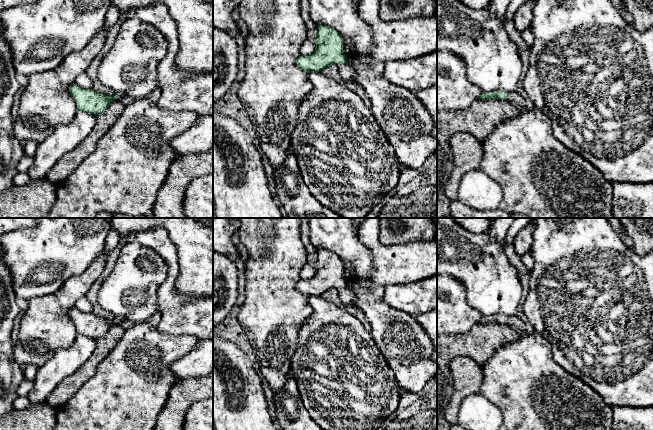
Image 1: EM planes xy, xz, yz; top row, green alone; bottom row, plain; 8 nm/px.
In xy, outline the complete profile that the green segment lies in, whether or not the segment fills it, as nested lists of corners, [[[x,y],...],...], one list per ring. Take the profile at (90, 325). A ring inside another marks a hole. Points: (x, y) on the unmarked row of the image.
[[[74,308],[69,312],[78,334],[88,336],[93,339],[103,337],[113,324],[125,325],[127,321],[123,317],[114,317],[113,320],[107,320],[102,317],[98,317],[93,313],[83,313],[80,310]]]

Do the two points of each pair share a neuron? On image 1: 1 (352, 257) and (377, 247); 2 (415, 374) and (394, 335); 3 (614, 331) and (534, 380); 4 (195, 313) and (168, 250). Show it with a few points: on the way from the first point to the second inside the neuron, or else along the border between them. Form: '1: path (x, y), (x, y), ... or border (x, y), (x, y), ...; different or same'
1: border (358, 229), (360, 241), (371, 253), (374, 273); different
2: path (411, 364), (408, 350), (404, 345); same
3: border (550, 343), (552, 358), (565, 370), (579, 378); different
4: path (177, 304), (169, 296), (171, 268); same

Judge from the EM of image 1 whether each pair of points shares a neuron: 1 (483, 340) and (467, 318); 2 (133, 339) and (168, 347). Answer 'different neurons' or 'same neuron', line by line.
1: different neurons
2: same neuron

